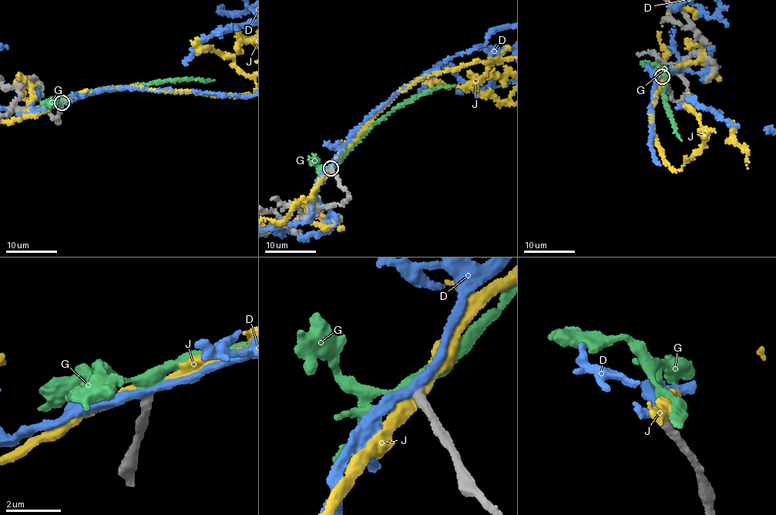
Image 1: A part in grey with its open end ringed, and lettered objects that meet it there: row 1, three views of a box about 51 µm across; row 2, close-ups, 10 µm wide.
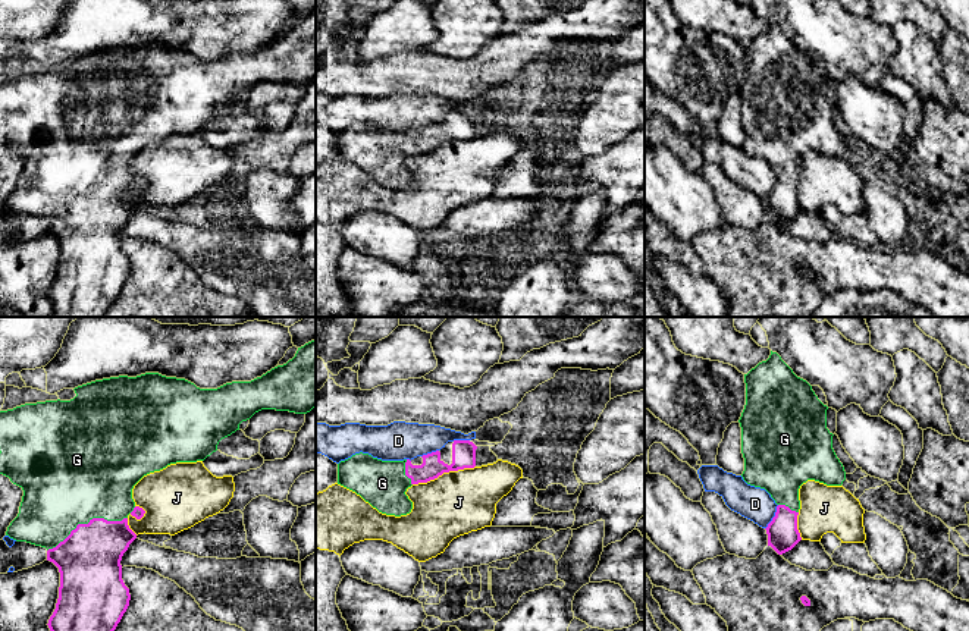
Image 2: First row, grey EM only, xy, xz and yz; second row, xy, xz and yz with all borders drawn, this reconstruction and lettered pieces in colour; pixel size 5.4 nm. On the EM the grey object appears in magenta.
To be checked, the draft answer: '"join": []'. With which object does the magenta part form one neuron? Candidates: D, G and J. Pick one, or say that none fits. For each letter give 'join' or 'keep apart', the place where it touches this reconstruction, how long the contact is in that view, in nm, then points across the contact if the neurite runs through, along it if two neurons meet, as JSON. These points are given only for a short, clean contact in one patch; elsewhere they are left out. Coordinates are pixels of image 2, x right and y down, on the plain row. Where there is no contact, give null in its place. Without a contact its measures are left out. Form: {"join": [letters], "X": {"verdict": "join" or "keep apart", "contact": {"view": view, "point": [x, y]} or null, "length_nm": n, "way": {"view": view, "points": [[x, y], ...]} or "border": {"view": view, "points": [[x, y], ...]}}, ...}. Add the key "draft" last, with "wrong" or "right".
{"join": ["G"], "D": {"verdict": "keep apart", "contact": {"view": "yz", "point": [774, 188]}, "length_nm": 150}, "G": {"verdict": "join", "contact": {"view": "xy", "point": [88, 194]}, "length_nm": 480}, "J": {"verdict": "keep apart", "contact": {"view": "xz", "point": [444, 143]}, "length_nm": 360}, "draft": "wrong"}

